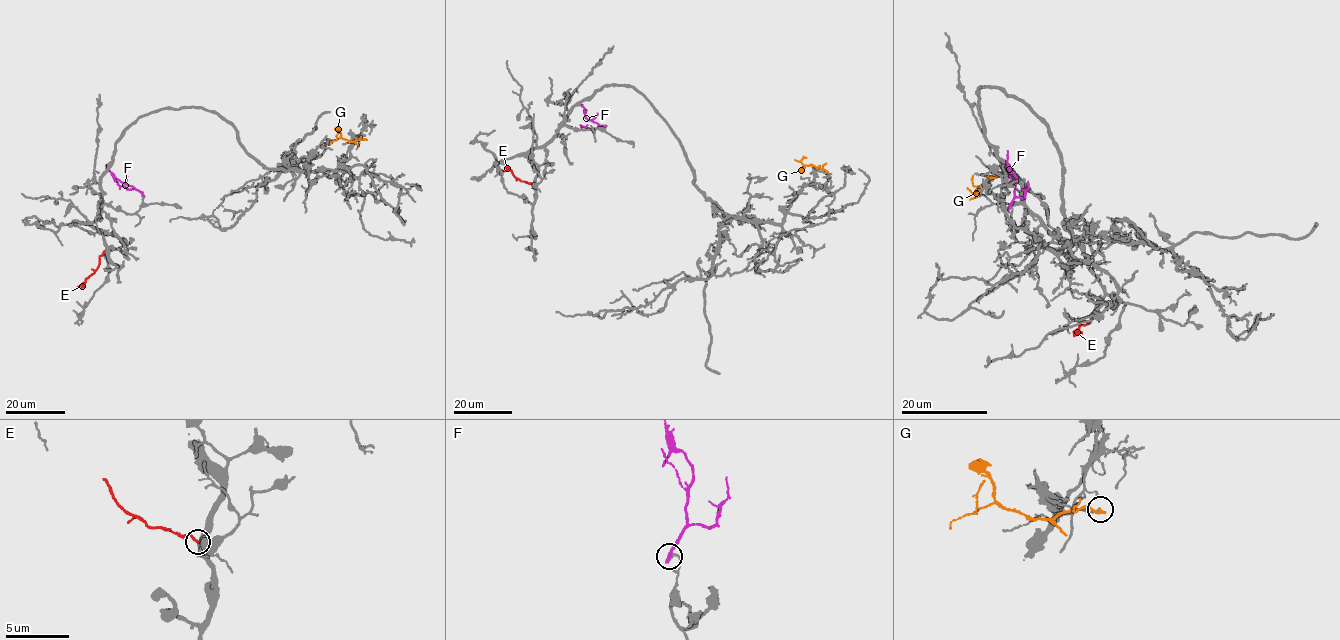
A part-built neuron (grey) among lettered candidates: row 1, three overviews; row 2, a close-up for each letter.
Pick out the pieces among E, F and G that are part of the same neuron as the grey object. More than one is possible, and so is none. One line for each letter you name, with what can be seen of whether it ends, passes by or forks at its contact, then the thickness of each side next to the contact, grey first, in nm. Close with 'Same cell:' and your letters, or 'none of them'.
E: it ends there; 170 nm thick on the grey side, 220 nm on the other
Same cell: E

